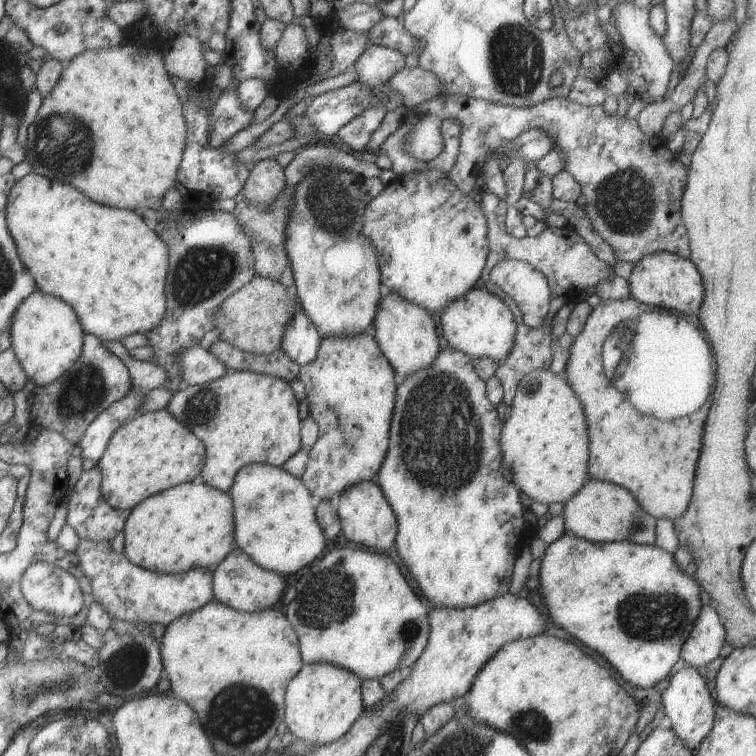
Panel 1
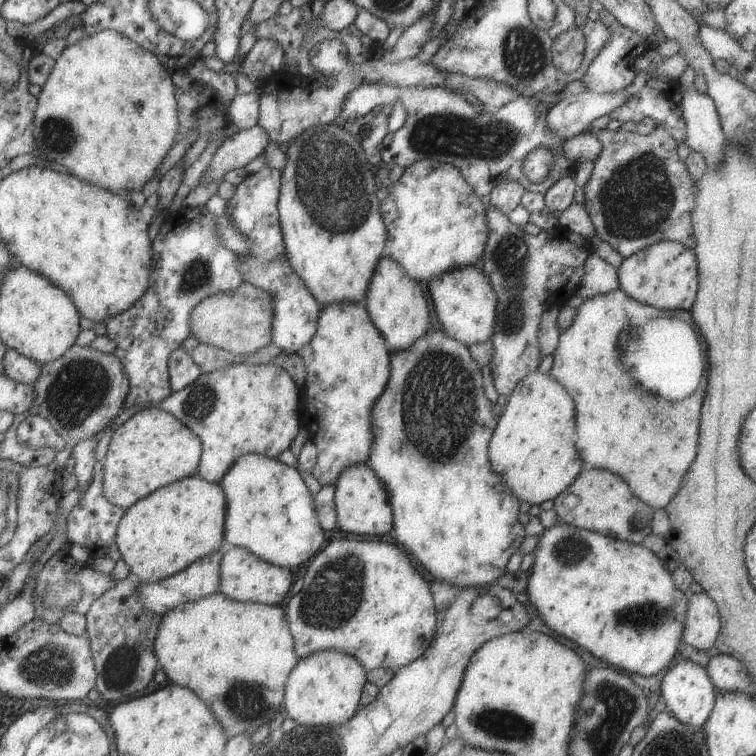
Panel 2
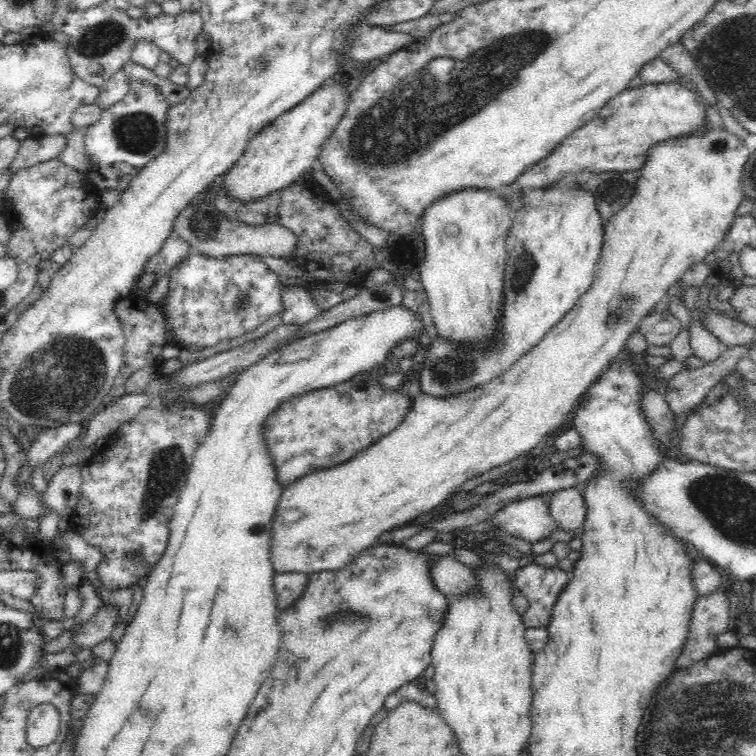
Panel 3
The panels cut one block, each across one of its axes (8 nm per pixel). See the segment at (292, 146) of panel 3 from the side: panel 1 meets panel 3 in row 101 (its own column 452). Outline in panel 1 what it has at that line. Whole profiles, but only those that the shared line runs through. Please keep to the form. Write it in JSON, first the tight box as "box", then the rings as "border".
{"box":[439,287,516,364],"border":[[[484,287],[473,288],[462,298],[451,302],[439,316],[443,337],[449,347],[465,354],[469,359],[487,358],[497,364],[503,363],[514,346],[516,323],[509,308]]]}

